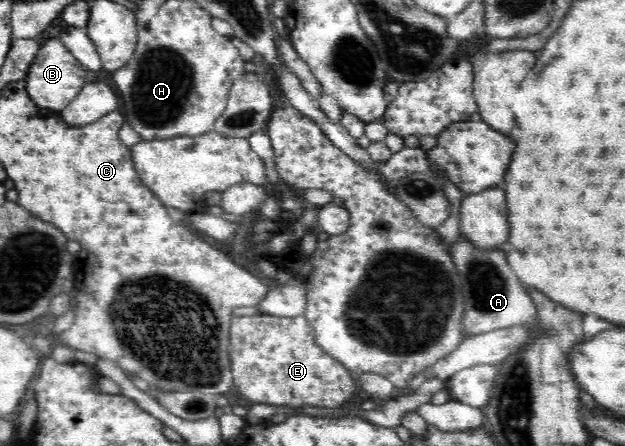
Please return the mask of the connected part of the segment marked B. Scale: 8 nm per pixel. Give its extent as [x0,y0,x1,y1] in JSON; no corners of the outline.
[25,38,87,113]

